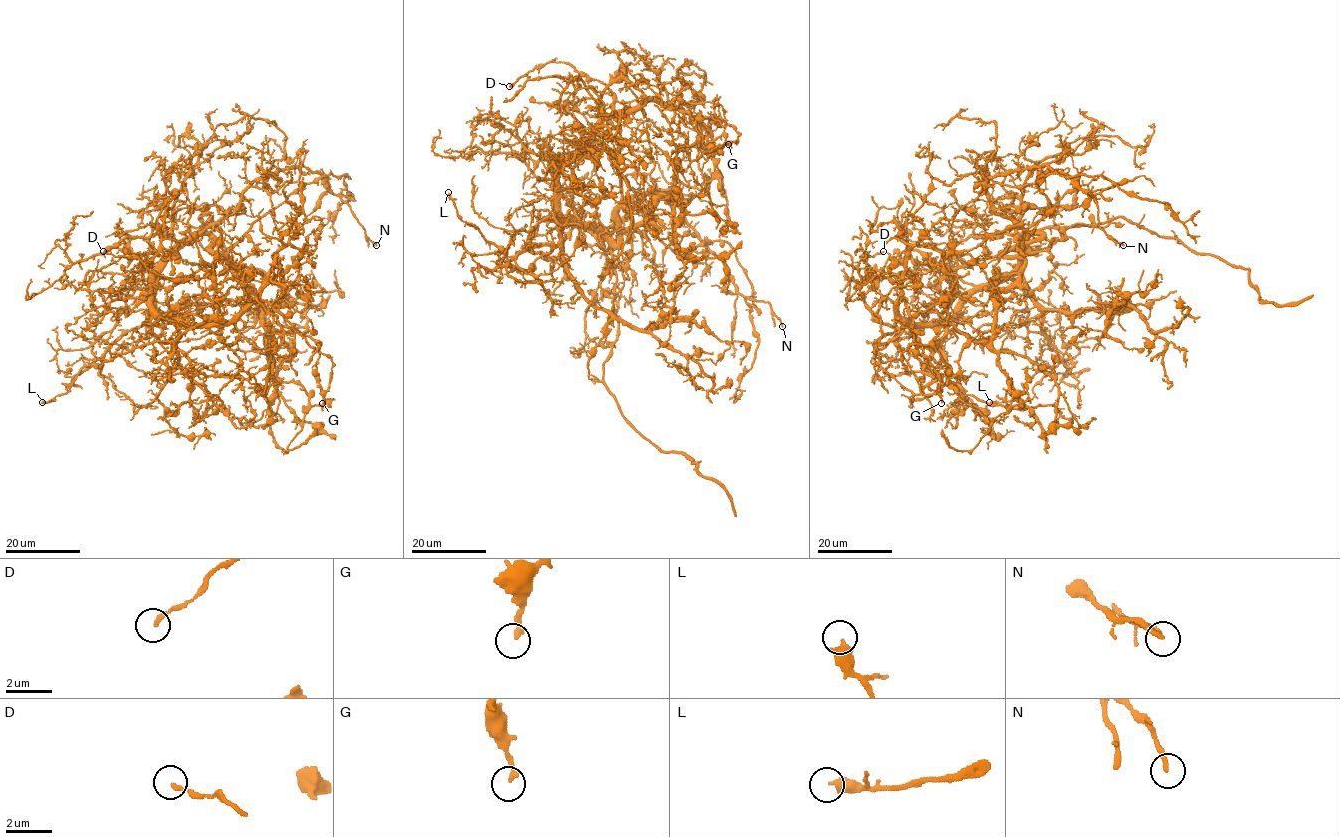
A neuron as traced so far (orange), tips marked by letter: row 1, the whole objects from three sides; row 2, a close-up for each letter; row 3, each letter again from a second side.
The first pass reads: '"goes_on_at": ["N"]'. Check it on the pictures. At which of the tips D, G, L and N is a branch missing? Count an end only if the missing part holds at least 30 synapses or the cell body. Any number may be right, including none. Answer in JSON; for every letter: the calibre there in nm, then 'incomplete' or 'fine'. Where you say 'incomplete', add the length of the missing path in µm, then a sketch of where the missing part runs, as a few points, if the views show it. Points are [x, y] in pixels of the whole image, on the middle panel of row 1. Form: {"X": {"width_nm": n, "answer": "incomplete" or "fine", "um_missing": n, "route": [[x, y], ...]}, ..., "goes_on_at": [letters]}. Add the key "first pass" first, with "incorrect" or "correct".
{"first pass": "incorrect", "D": {"width_nm": 180, "answer": "fine"}, "G": {"width_nm": 200, "answer": "fine"}, "L": {"width_nm": 440, "answer": "fine"}, "N": {"width_nm": 200, "answer": "fine"}, "goes_on_at": []}

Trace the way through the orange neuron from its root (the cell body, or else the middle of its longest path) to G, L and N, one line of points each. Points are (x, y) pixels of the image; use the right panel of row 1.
G: (1018, 253), (1007, 275), (981, 285), (948, 317), (910, 324), (898, 304), (940, 382), (941, 403)
L: (1018, 253), (1025, 289), (1042, 313), (1042, 334), (1059, 362), (1041, 366), (1011, 401), (989, 402)
N: (1018, 253), (1024, 232), (994, 210), (987, 181), (1042, 165), (1086, 190), (1097, 205), (1098, 225), (1123, 245)

